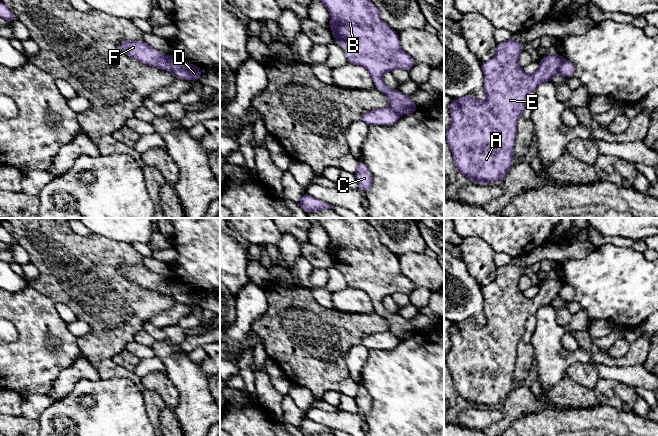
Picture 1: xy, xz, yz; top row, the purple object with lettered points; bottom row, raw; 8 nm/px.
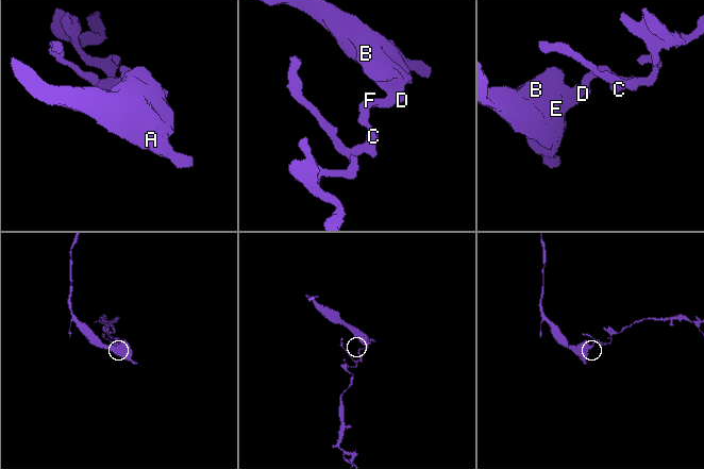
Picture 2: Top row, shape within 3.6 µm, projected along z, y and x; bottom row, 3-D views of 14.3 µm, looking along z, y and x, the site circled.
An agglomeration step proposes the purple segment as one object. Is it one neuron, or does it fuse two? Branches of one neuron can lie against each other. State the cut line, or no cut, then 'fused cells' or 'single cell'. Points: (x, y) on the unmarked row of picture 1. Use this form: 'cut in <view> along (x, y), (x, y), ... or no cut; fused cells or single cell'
cut in xy along (167, 280), (171, 296); fused cells

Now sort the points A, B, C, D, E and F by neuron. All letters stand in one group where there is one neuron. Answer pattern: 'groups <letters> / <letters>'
groups A B D E / C F

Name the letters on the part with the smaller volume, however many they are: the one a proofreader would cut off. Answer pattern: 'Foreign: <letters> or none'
Foreign: C, F

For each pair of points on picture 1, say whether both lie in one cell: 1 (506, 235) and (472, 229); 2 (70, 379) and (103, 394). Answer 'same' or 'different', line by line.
1: same
2: different

